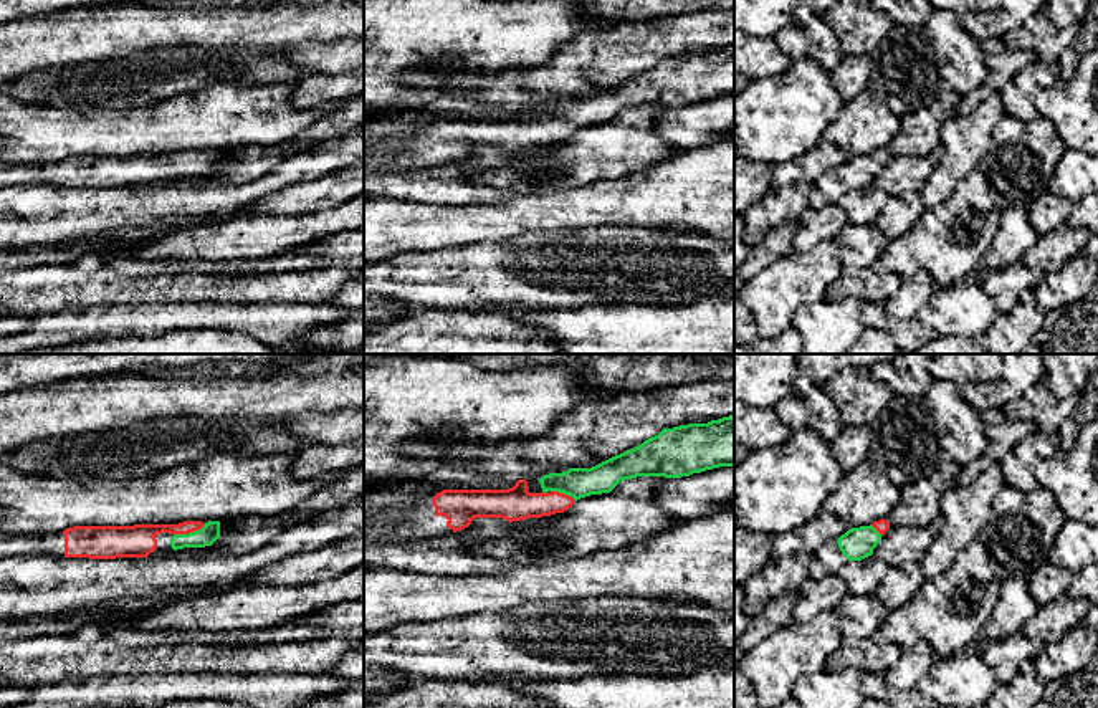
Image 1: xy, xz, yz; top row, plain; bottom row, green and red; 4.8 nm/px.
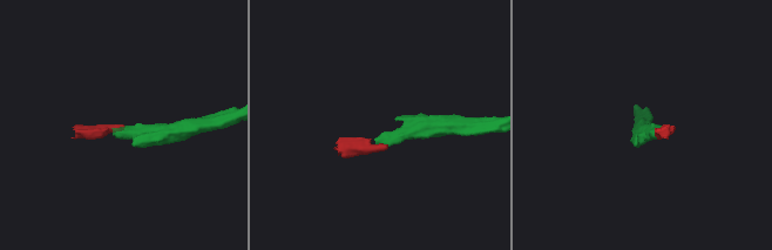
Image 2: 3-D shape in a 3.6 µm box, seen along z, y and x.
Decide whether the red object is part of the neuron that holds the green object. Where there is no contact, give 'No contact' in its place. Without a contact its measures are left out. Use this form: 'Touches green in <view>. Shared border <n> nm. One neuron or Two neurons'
Touches green in xy. Shared border 170 nm. One neuron

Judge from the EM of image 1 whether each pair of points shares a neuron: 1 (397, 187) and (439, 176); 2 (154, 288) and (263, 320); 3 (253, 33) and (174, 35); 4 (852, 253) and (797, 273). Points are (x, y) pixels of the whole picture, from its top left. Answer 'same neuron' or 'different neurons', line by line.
1: same neuron
2: different neurons
3: same neuron
4: different neurons

